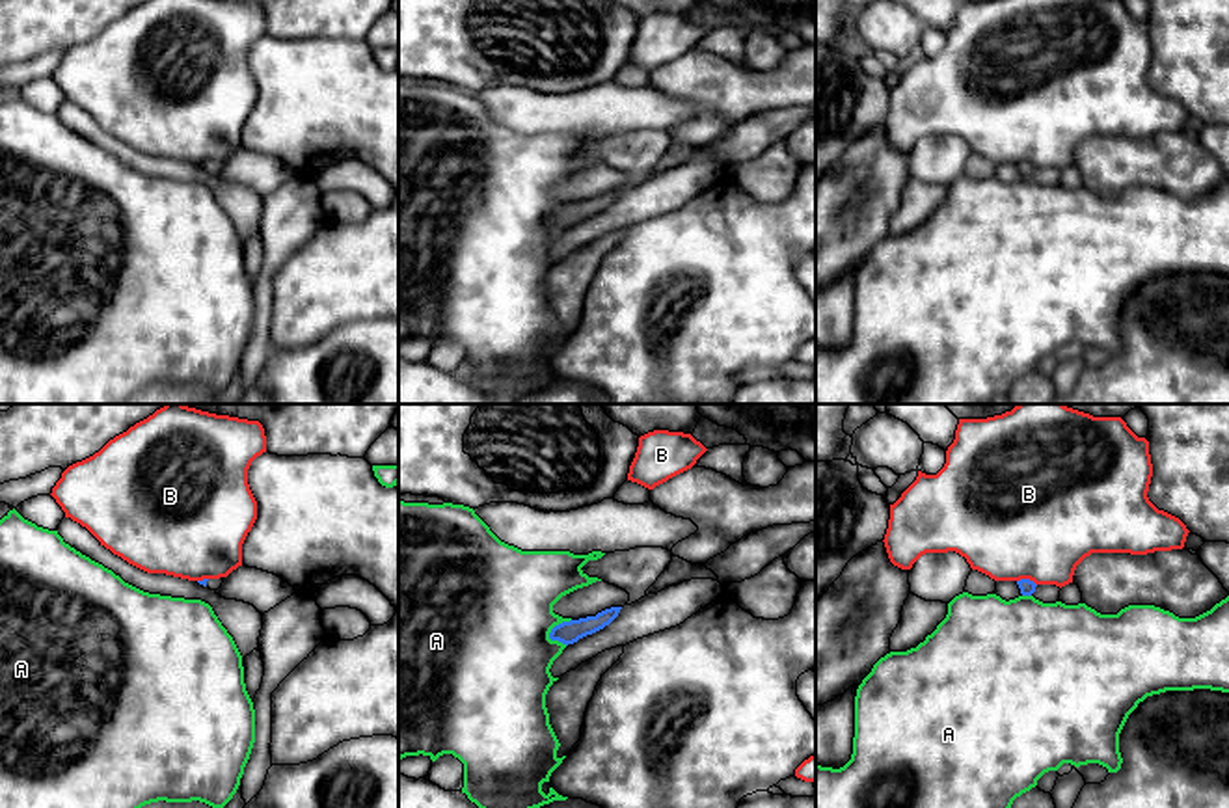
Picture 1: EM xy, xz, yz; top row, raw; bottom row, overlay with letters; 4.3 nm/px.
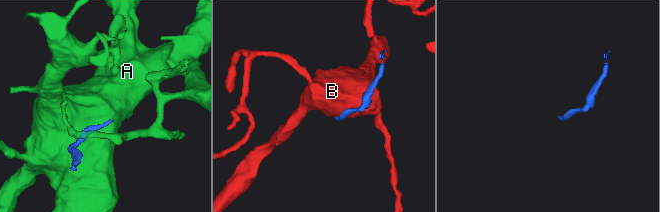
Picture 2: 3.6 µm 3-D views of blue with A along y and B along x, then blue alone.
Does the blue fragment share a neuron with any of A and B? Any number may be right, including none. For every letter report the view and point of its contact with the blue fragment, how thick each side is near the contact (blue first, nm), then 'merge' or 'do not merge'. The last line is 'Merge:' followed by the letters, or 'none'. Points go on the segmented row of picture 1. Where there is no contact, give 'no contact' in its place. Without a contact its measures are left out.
A: xz (559, 624) | 100/440 nm | do not merge
B: yz (1026, 579) | 70/500 nm | do not merge
Merge: none

